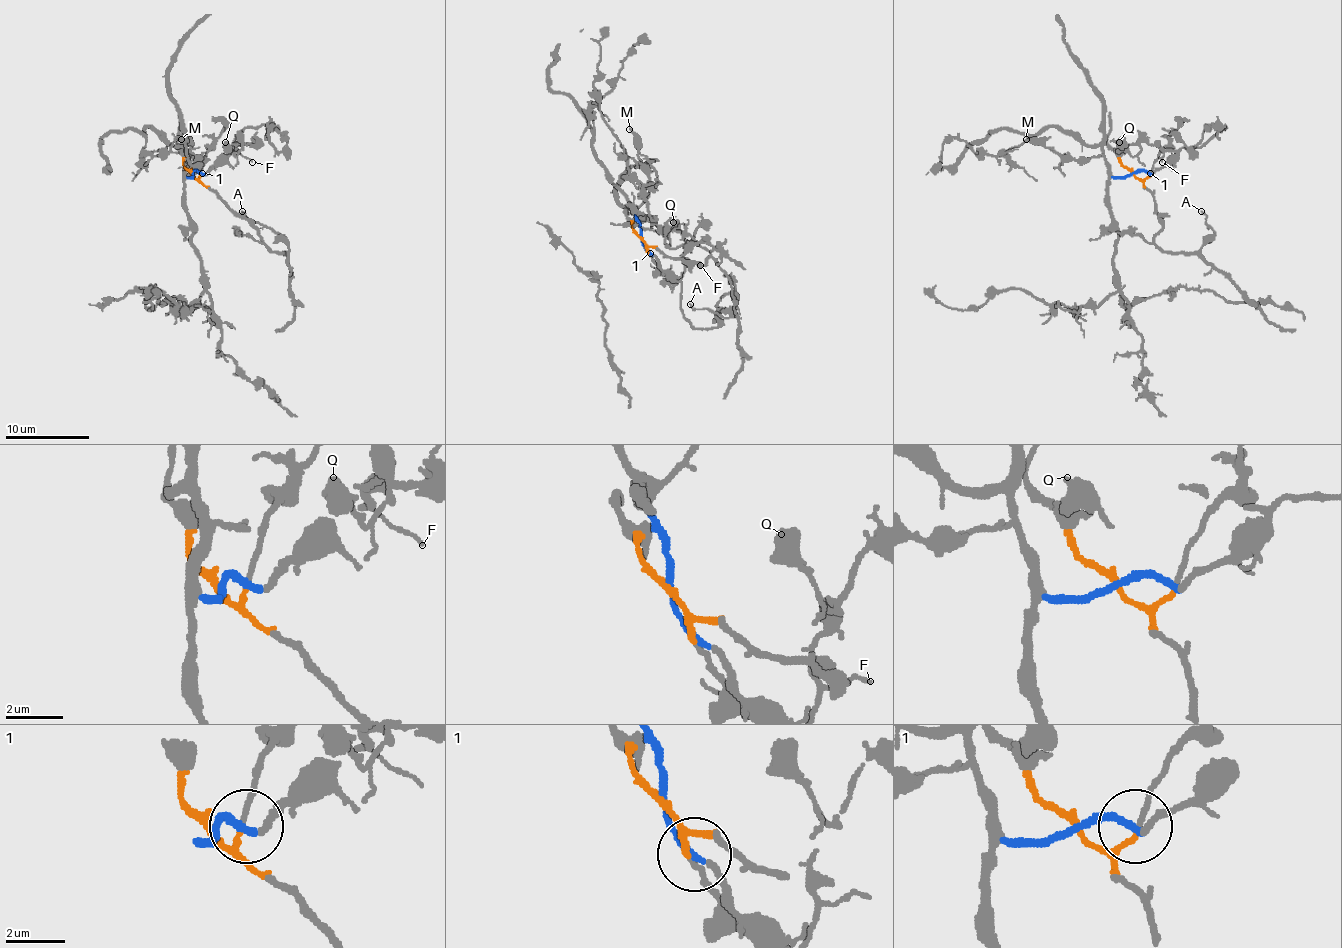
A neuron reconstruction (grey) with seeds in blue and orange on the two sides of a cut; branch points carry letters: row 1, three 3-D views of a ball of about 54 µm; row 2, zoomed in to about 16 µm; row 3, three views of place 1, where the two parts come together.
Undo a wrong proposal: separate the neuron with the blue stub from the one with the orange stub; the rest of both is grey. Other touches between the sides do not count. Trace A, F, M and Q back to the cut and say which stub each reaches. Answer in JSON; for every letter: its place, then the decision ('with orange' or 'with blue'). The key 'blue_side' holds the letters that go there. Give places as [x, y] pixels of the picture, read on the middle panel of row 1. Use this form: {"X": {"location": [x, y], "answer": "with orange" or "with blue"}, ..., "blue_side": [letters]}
{"A": {"location": [690, 304], "answer": "with orange"}, "F": {"location": [700, 265], "answer": "with blue"}, "M": {"location": [629, 129], "answer": "with blue"}, "Q": {"location": [673, 222], "answer": "with blue"}, "blue_side": ["F", "M", "Q"]}

